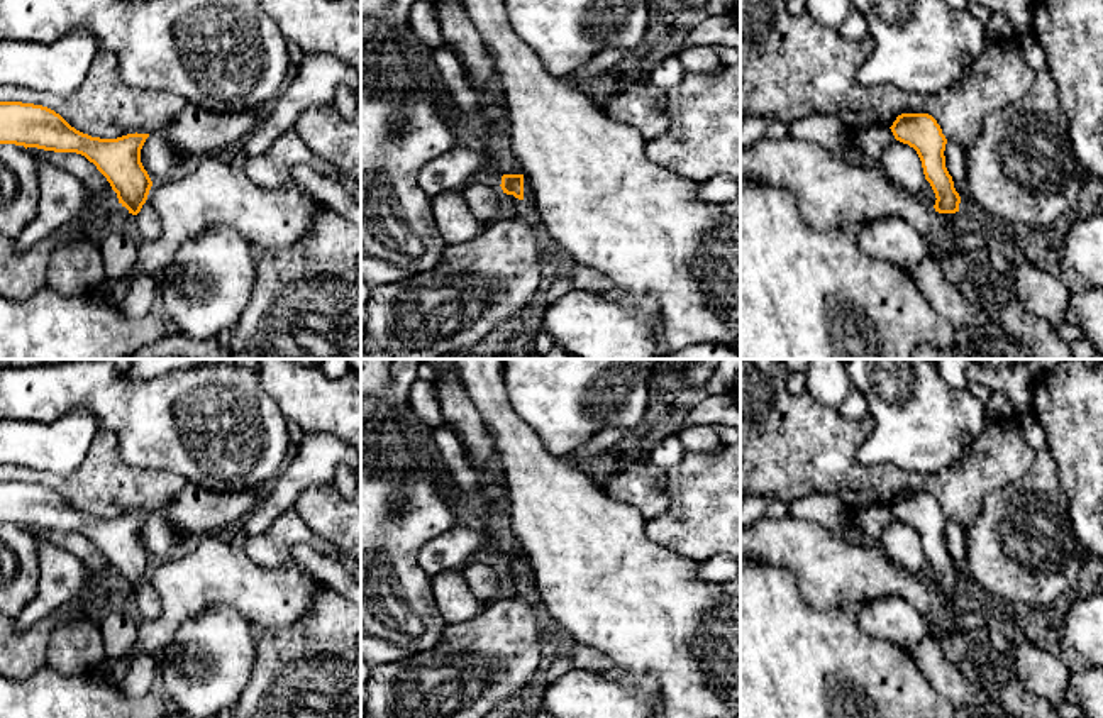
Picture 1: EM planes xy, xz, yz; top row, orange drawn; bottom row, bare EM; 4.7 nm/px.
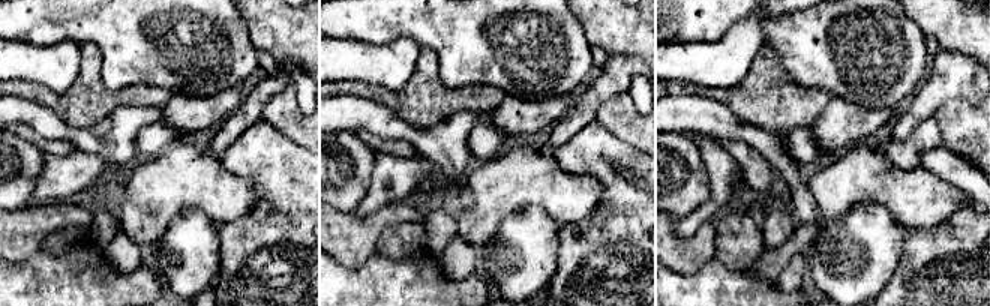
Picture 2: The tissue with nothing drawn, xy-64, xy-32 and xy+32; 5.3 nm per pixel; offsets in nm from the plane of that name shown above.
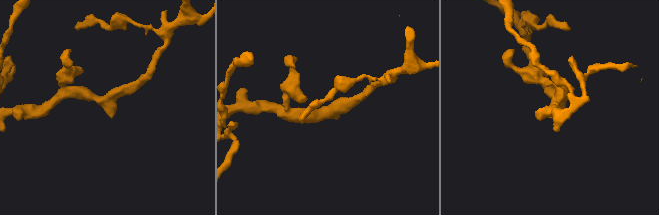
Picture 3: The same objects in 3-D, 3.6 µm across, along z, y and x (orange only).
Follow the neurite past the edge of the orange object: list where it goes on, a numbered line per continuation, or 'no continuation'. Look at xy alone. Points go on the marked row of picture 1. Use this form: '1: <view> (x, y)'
1: xy (148, 222)

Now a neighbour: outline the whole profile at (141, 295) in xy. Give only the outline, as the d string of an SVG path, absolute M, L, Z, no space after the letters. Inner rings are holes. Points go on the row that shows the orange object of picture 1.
M134 274L127 281L125 296L119 308L125 317L141 318L158 307L158 278Z

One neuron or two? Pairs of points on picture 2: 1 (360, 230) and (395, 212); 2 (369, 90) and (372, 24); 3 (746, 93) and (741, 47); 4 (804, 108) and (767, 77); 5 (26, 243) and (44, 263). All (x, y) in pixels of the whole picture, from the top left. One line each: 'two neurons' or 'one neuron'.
1: one neuron
2: two neurons
3: two neurons
4: one neuron
5: two neurons

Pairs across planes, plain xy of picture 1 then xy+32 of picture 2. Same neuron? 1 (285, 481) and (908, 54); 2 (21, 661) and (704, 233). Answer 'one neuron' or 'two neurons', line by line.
1: two neurons
2: one neuron

